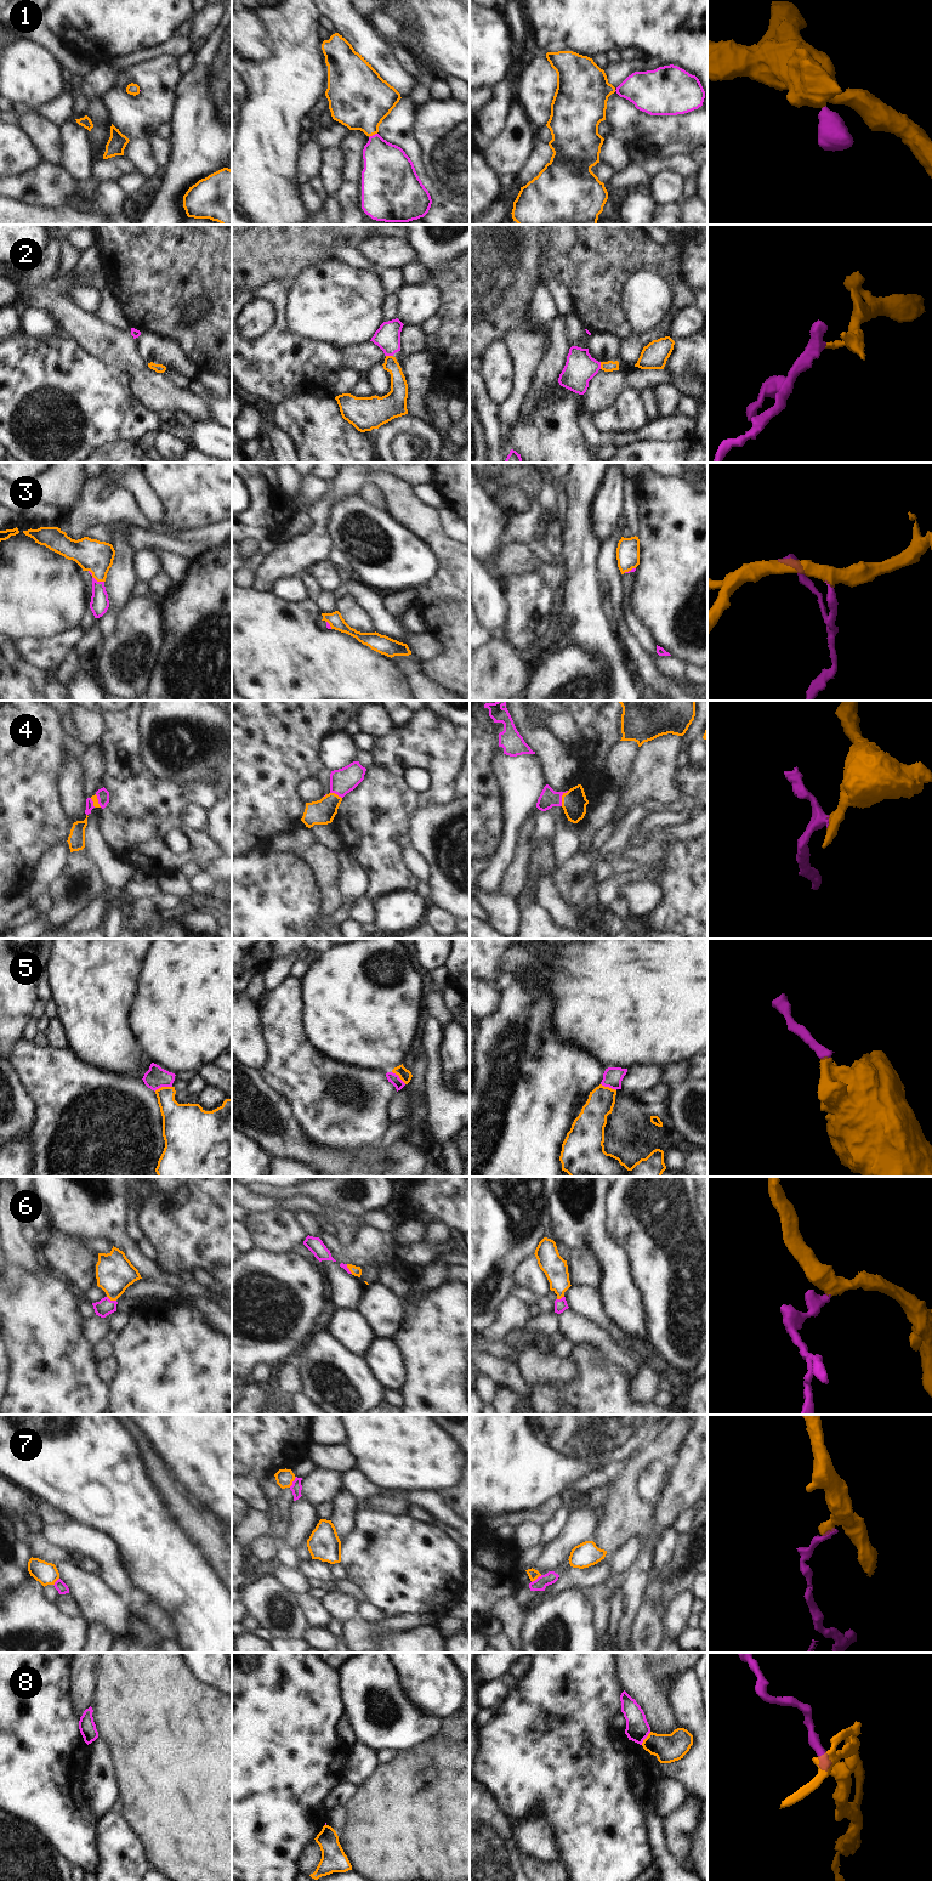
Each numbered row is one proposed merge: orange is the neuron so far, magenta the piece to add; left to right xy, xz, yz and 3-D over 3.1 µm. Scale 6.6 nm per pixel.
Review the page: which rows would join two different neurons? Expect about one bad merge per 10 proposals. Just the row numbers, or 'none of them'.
5, 7, 8.

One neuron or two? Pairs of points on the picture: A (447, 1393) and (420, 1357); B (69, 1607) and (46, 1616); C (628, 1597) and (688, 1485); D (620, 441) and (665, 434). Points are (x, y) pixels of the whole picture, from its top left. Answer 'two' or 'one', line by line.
A: one
B: two
C: one
D: one

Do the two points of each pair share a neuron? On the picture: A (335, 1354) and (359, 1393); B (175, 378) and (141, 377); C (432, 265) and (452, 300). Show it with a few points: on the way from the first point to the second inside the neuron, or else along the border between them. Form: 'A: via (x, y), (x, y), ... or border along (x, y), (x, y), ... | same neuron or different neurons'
A: via (335, 1364), (340, 1369), (340, 1374), (350, 1383) | same neuron
B: border along (163, 373), (177, 387), (186, 390) | different neurons
C: border along (456, 255), (432, 275) | different neurons

